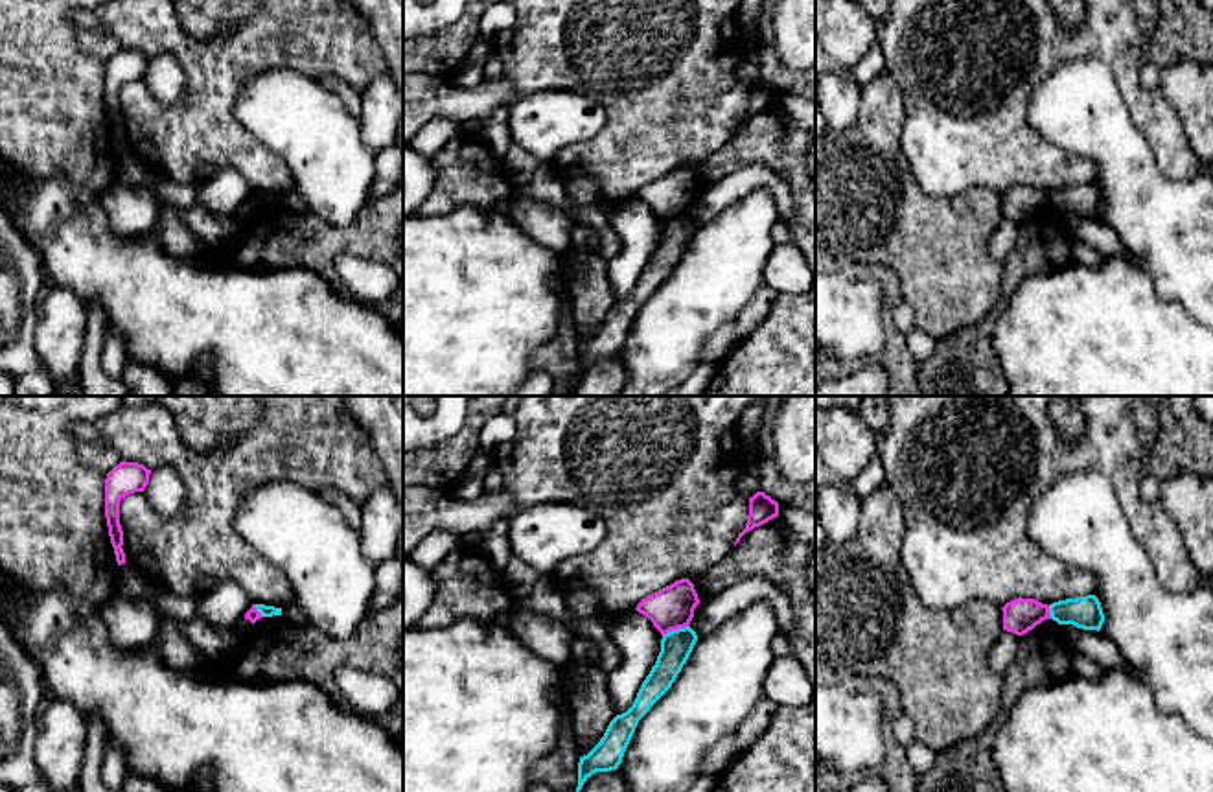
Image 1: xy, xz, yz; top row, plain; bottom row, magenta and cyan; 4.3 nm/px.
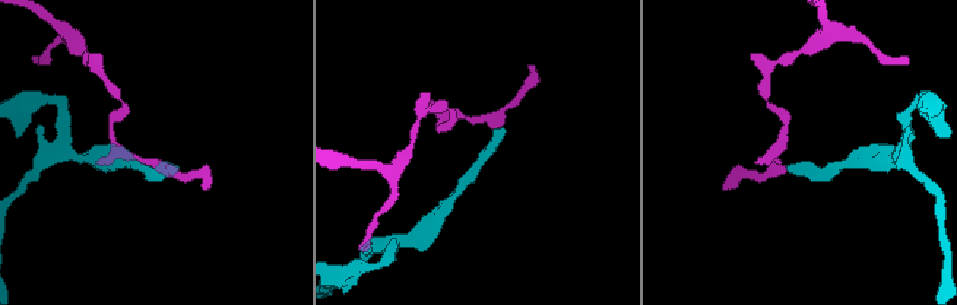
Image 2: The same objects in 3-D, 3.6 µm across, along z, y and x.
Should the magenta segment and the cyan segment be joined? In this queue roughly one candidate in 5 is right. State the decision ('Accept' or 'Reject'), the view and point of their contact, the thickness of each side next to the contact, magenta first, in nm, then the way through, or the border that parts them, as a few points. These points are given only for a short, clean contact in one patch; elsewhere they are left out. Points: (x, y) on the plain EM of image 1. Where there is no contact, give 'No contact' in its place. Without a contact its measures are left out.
Reject. Touches magenta at xz (674, 216). Thickness 190 nm (magenta) against 140 nm. Boundary: xz (687, 212), (663, 223)

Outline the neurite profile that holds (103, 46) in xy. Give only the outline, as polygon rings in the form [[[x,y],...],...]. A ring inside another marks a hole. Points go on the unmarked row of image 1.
[[[77,28],[77,42],[85,53],[92,57],[99,57],[105,63],[123,48],[114,37],[94,35],[87,31],[85,28]]]

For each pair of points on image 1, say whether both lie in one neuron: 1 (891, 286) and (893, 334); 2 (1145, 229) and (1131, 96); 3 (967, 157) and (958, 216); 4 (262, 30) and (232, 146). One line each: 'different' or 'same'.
1: same
2: different
3: different
4: same

